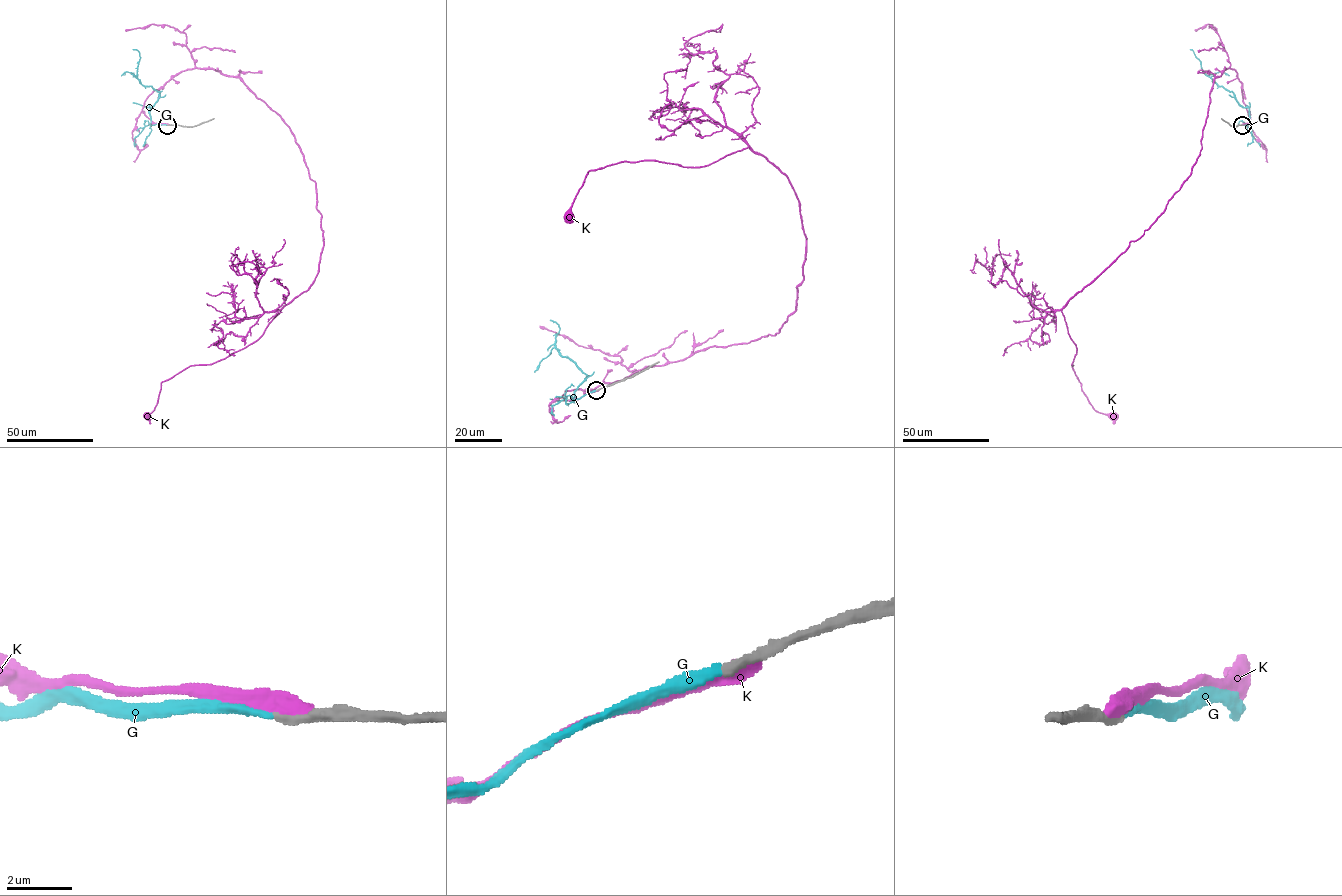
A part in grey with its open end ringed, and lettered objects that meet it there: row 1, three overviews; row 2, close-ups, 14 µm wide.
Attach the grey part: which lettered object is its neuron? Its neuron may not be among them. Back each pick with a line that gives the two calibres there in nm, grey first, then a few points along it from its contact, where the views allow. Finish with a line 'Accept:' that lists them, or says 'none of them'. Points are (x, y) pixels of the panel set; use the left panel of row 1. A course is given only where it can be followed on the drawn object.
G: 280 nm thick on the grey side, 240 nm on the other; it runs (167, 125), (151, 123), (150, 109), (160, 92), (143, 86), (137, 78), (140, 57), (133, 49)
Accept: G

